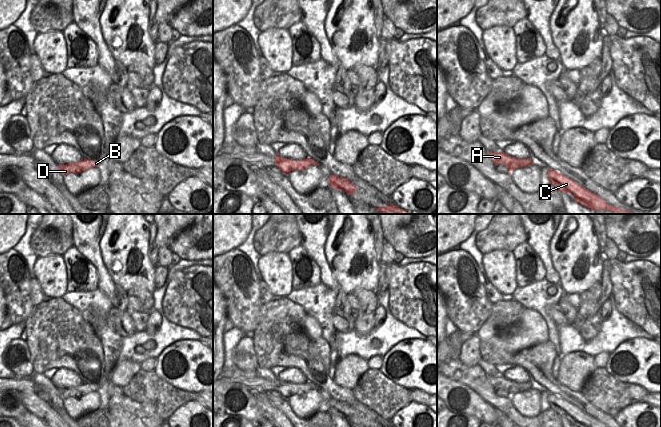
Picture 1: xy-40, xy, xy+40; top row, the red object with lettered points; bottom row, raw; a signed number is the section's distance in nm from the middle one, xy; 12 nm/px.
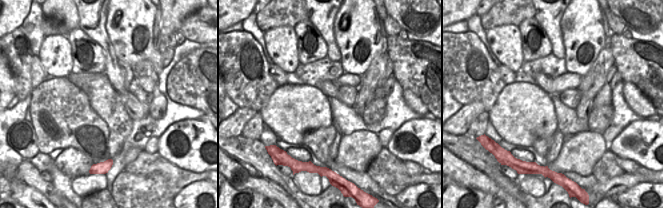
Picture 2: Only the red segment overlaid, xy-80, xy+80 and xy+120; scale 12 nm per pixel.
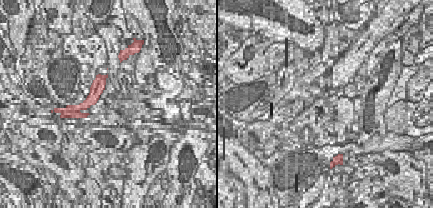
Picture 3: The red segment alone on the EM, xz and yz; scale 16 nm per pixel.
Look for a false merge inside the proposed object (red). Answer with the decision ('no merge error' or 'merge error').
merge error

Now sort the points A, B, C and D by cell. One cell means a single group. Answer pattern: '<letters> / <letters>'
A C / B D

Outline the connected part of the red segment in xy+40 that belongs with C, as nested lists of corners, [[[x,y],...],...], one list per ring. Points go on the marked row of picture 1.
[[[549,169],[548,178],[550,180],[550,184],[555,186],[560,193],[573,194],[575,197],[575,202],[589,208],[590,210],[607,210],[612,212],[613,214],[634,214],[628,210],[621,209],[619,207],[609,206],[605,200],[597,196],[596,194],[583,188],[575,181],[565,177],[563,174],[553,169]]]

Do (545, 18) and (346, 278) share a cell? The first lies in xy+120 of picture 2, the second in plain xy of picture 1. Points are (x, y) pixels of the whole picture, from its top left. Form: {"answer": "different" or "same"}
{"answer": "different"}

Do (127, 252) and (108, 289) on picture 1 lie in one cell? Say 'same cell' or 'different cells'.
different cells

